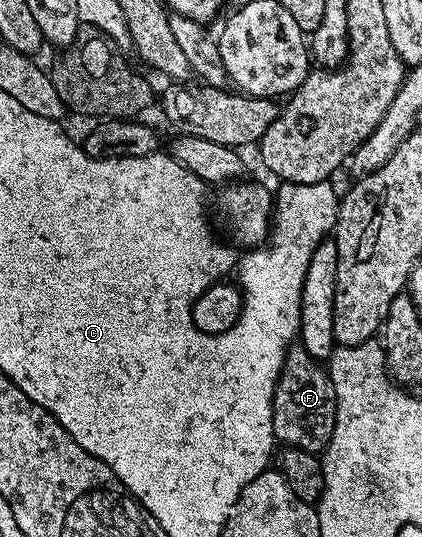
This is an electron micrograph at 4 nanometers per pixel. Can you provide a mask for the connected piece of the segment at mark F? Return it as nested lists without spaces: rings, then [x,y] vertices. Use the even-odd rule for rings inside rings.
[[[296,344],[284,355],[272,401],[272,431],[276,442],[319,455],[332,438],[336,423],[336,393],[327,369]]]

